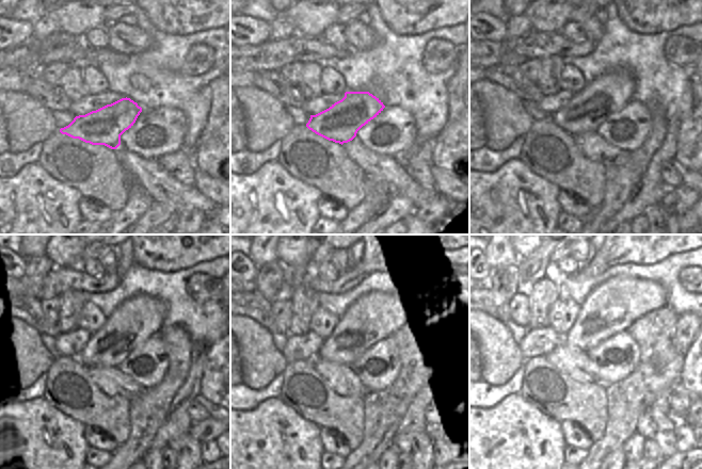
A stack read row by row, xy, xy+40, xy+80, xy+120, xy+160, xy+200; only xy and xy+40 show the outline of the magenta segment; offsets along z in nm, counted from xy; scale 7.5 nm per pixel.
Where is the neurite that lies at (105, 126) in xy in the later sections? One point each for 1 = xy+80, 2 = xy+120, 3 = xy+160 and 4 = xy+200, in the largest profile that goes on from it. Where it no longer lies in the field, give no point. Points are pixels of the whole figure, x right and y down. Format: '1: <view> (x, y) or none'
1: xy+80 (608, 94)
2: xy+120 (138, 319)
3: xy+160 (373, 317)
4: xy+200 (612, 307)

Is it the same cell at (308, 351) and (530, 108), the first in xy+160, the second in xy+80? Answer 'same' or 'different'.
different

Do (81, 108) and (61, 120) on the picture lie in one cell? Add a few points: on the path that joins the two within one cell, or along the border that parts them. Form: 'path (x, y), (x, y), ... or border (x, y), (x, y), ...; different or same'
border (68, 111), (75, 116); different

